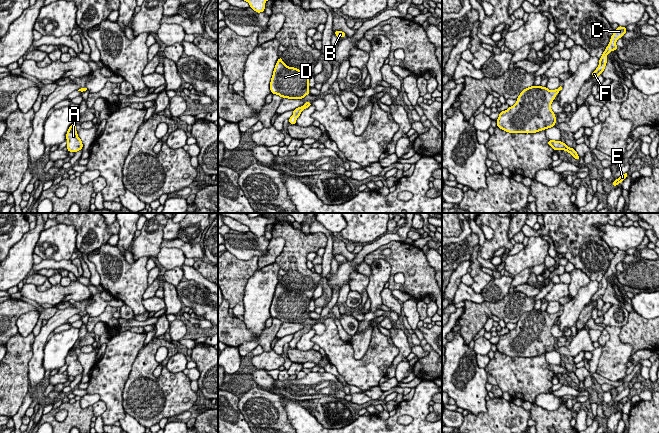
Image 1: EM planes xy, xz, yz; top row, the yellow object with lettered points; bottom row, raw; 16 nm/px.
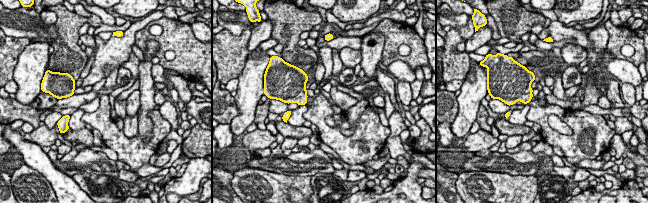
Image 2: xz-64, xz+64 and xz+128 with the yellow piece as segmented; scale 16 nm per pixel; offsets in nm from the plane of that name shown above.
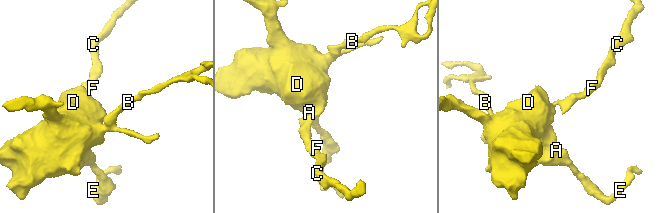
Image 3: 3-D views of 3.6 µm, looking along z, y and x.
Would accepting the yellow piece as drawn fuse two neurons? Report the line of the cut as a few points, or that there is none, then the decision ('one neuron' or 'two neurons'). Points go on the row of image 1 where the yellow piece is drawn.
cut none; one neuron

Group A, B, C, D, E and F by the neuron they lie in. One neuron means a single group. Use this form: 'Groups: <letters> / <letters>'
Groups: A B C D E F

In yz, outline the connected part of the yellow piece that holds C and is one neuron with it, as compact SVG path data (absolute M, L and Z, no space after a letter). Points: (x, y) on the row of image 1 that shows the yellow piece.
M618 26L618 28L614 31L613 35L610 38L610 42L608 44L608 46L606 47L605 51L603 52L601 58L599 59L599 65L596 68L595 71L592 72L592 77L597 78L600 74L602 74L602 72L605 69L606 63L607 63L607 55L611 52L611 51L615 51L618 49L617 45L616 45L616 41L623 37L623 35L627 32L626 27L622 27L622 26Z

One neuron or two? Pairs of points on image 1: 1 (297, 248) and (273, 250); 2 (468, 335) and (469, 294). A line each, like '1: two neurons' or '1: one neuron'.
1: two neurons
2: two neurons

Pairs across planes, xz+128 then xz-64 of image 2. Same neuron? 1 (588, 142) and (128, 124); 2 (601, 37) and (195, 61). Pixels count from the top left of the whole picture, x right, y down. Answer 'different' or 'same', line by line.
1: different
2: different

